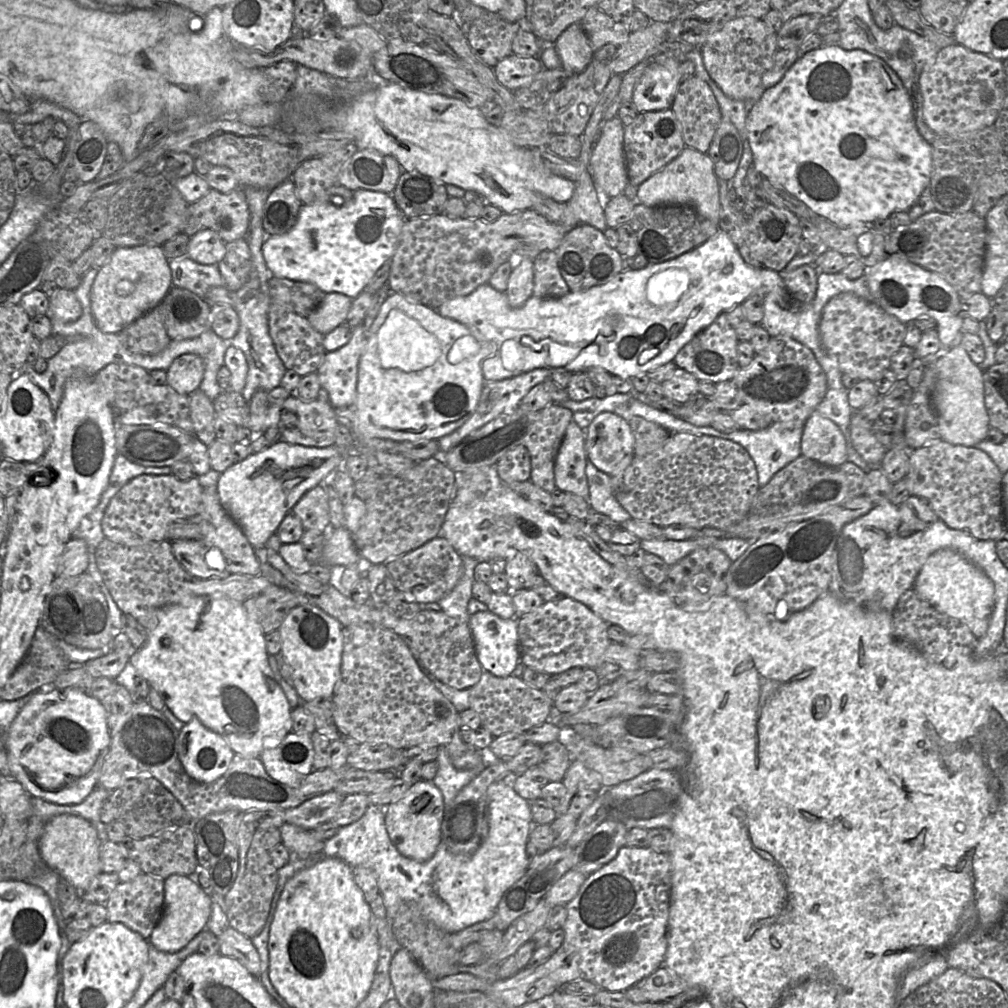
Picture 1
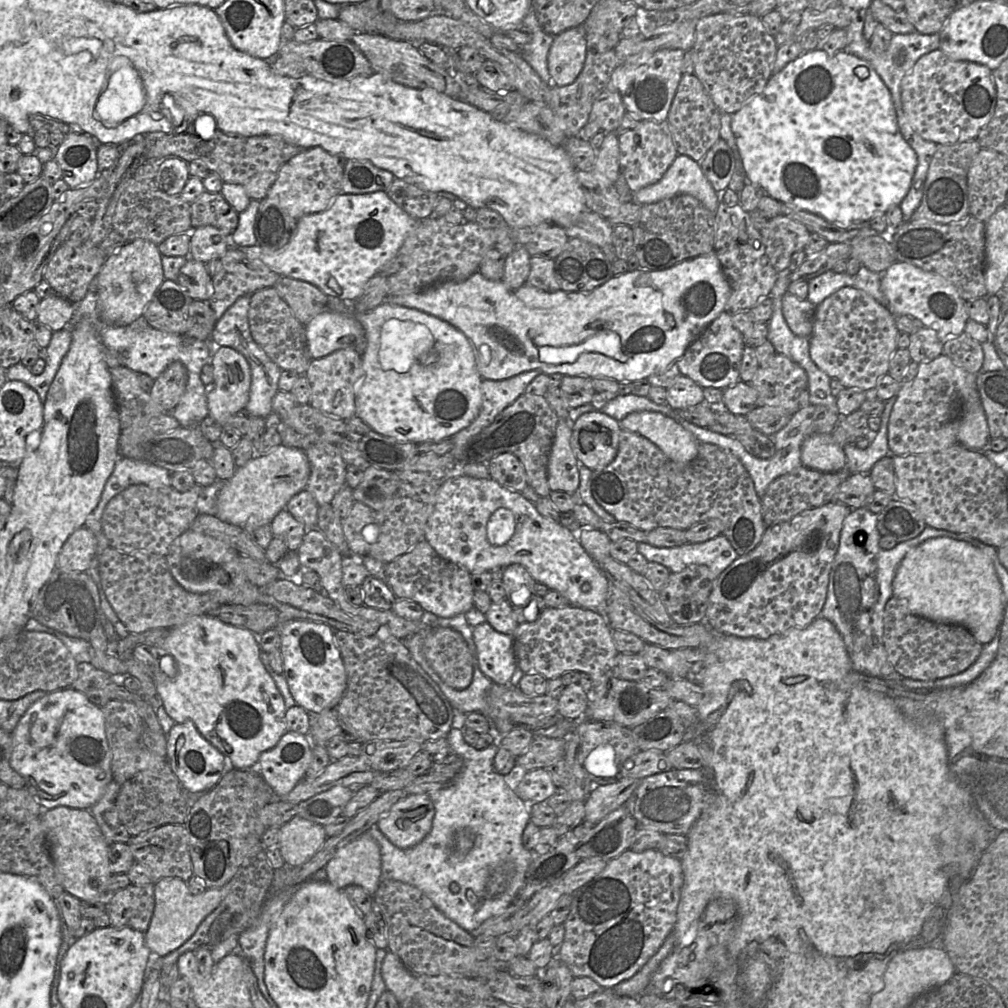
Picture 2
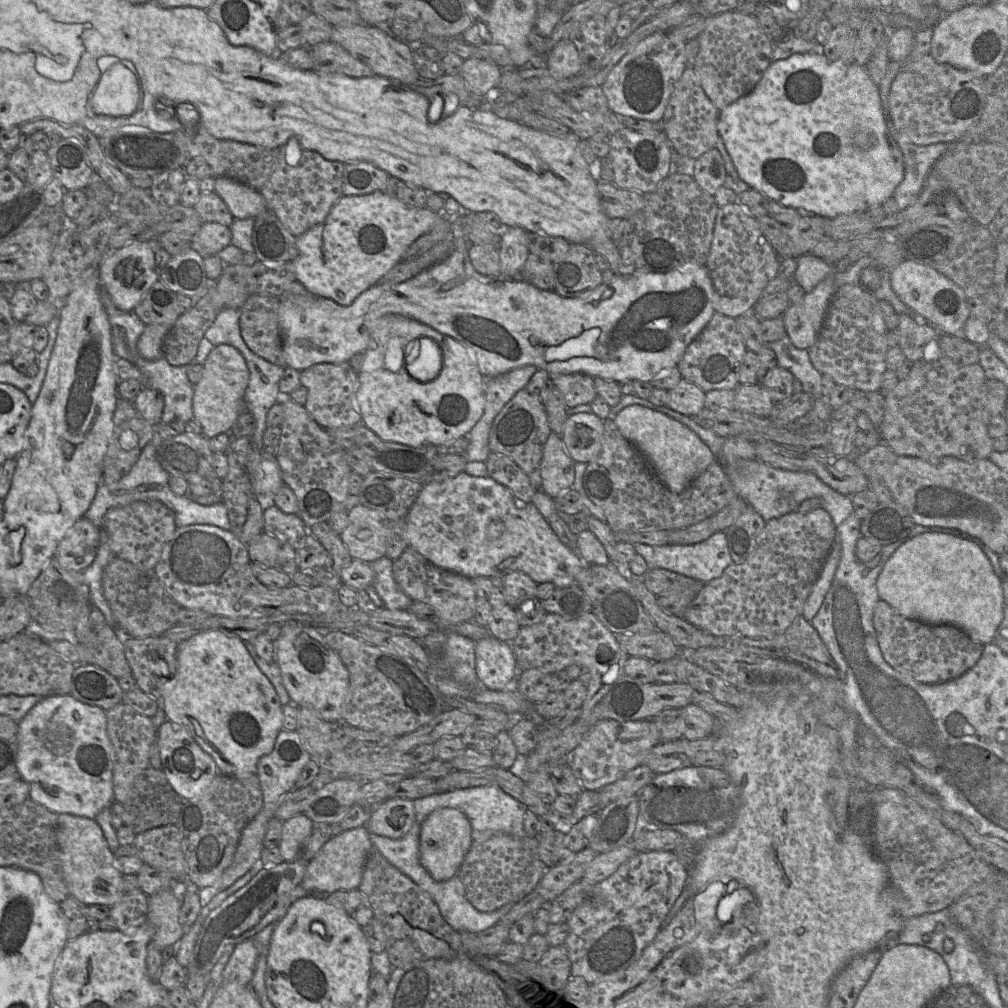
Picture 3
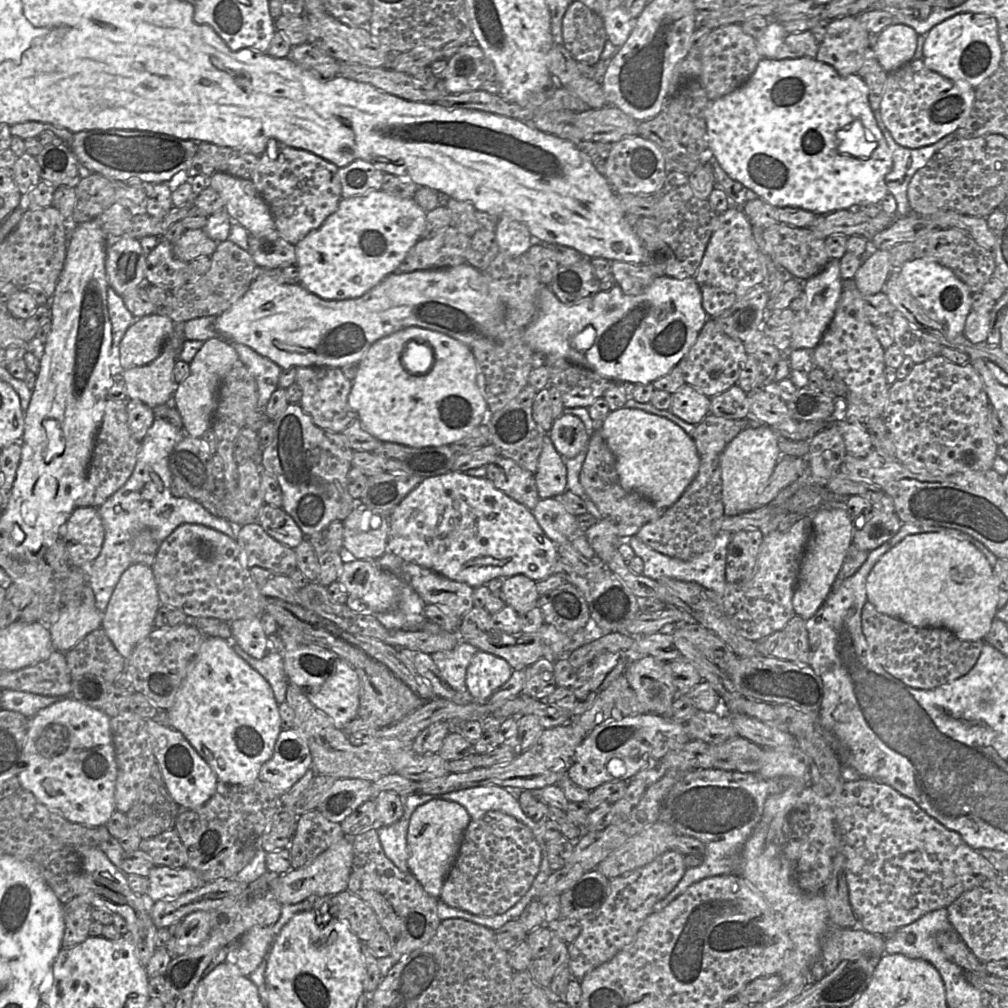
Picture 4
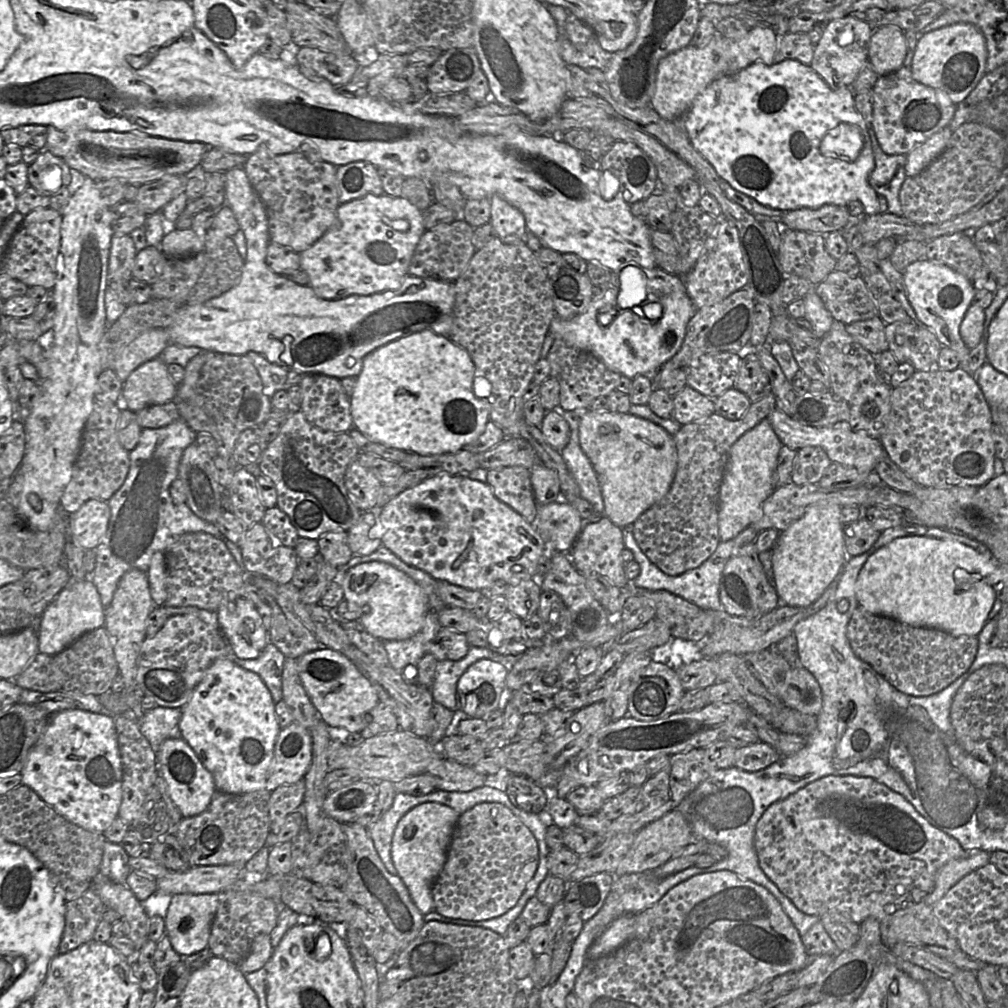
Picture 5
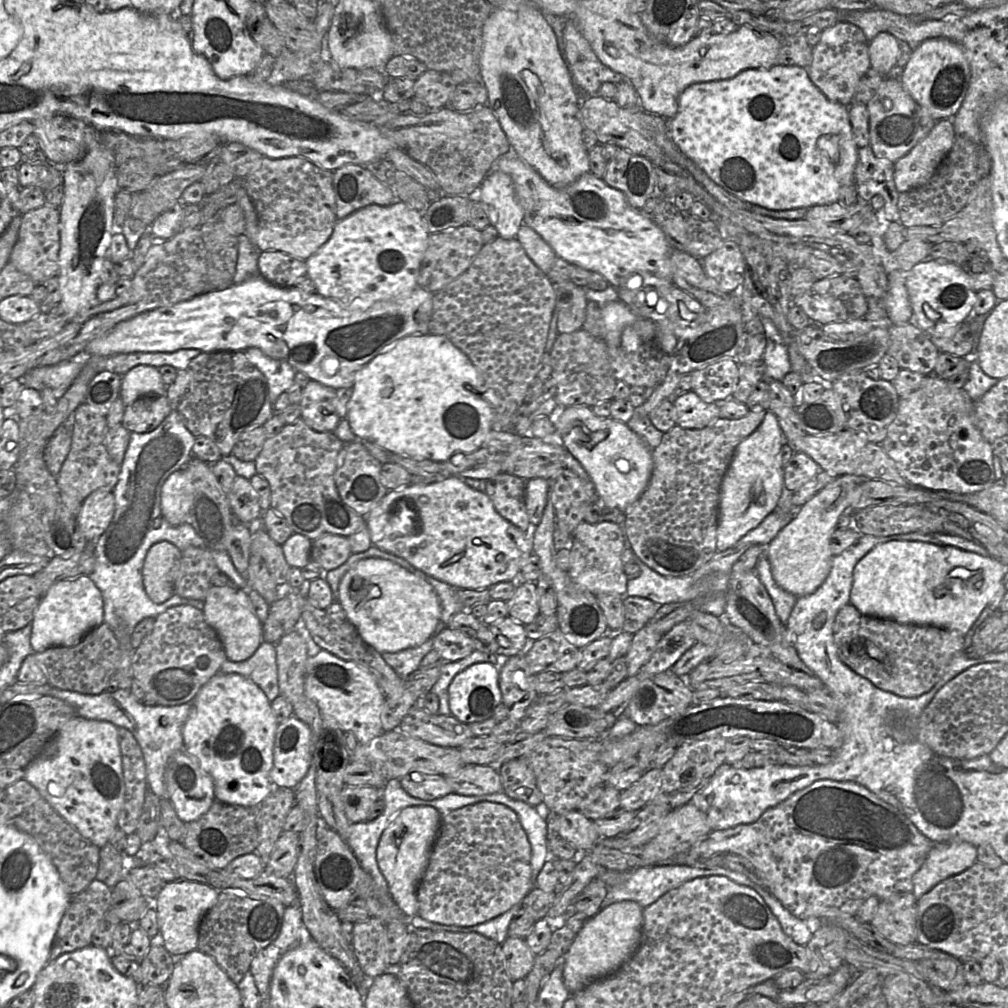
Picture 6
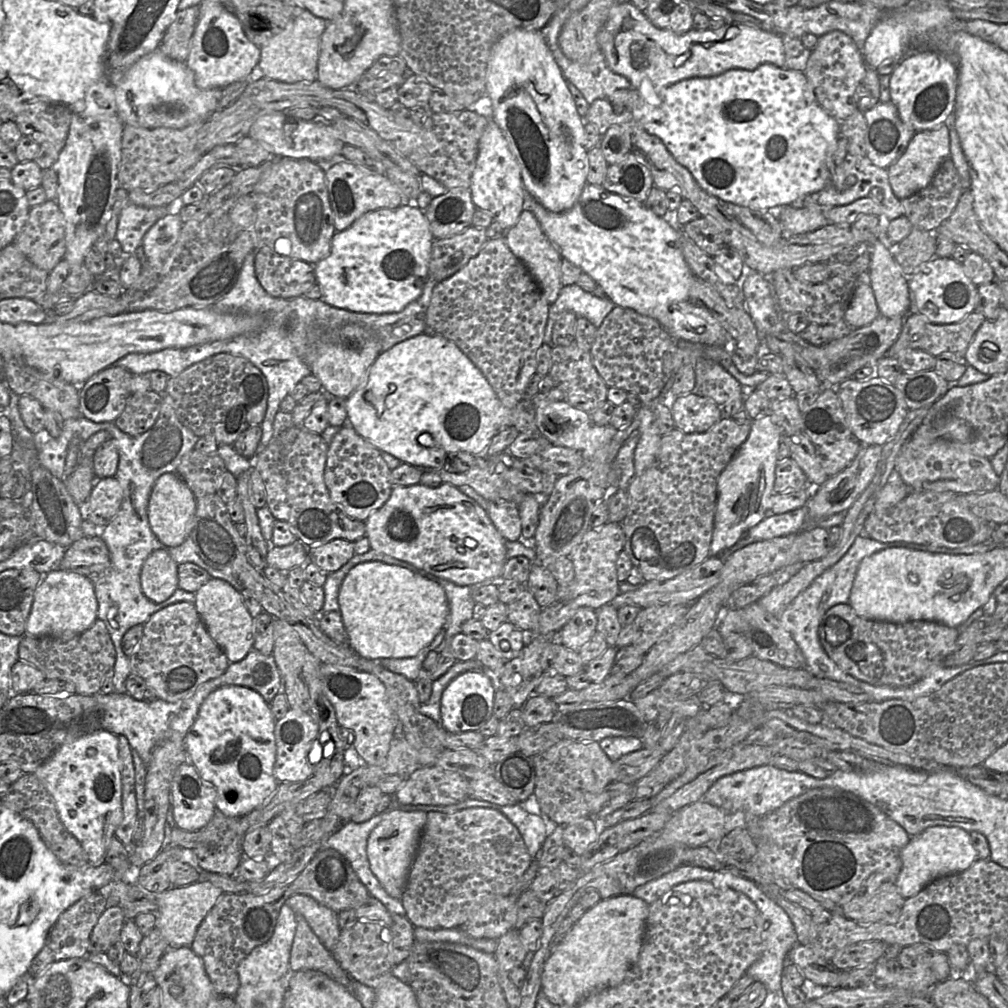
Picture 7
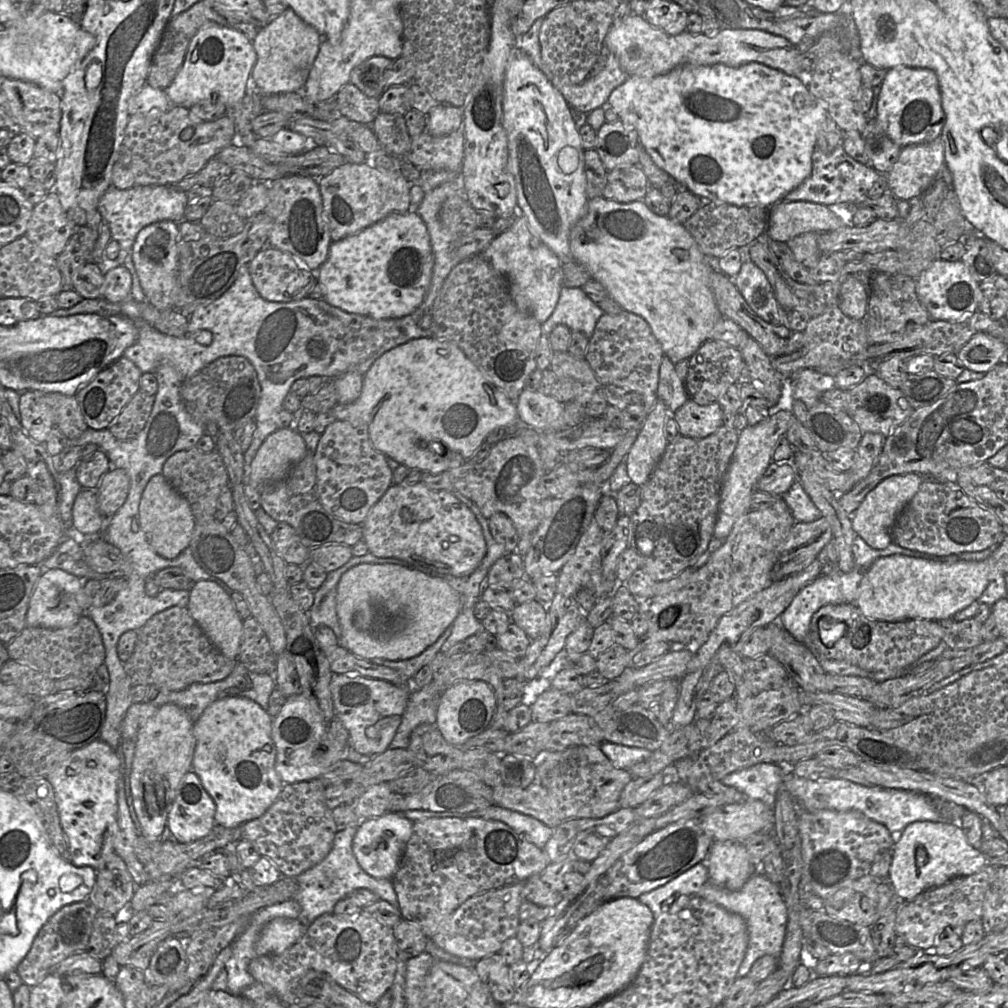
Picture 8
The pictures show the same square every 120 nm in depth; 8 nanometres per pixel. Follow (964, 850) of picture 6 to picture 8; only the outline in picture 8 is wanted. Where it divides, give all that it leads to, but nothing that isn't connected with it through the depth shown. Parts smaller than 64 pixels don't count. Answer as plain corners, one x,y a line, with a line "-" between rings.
912,822
896,835
891,853
888,881
896,895
907,901
952,878
975,874
987,864
987,857
969,844
958,823

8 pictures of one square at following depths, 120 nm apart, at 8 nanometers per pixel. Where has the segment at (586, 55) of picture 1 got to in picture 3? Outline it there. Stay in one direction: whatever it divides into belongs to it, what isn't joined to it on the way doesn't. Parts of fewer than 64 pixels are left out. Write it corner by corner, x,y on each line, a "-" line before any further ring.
569,39
559,41
546,56
546,67
559,79
570,78
580,73
582,60
574,43

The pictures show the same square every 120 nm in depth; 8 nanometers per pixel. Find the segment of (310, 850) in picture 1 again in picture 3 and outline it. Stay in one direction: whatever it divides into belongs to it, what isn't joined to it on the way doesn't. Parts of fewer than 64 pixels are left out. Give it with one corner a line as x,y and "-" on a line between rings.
305,814
295,815
283,822
279,851
284,862
295,861
310,836
313,821

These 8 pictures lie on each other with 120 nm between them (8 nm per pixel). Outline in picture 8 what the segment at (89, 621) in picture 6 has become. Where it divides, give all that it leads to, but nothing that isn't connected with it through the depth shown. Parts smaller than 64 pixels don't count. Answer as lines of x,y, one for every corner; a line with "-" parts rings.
44,569
30,597
26,615
27,627
67,628
78,622
84,613
84,581
60,569

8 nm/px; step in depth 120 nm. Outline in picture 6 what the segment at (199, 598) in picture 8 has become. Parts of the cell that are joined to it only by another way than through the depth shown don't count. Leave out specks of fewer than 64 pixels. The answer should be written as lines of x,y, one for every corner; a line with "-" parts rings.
212,586
203,602
204,618
218,634
227,659
232,662
249,659
261,644
262,623
253,610
247,590
228,586

